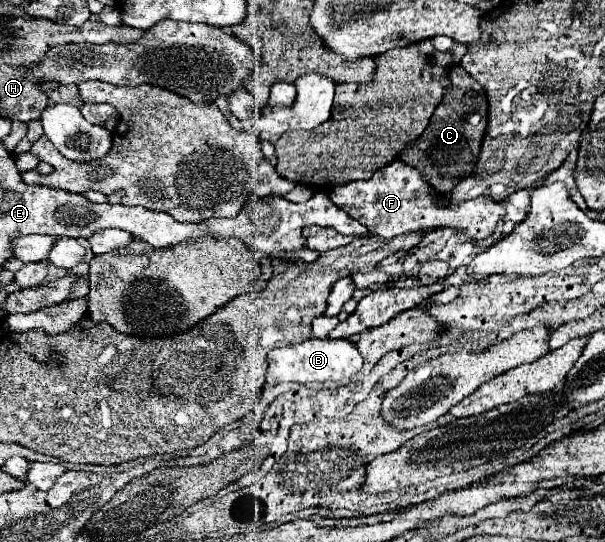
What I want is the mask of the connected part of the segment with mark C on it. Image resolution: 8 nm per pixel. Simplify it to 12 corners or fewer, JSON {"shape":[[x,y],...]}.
{"shape":[[462,66],[428,128],[398,156],[440,194],[474,172],[488,124]]}

